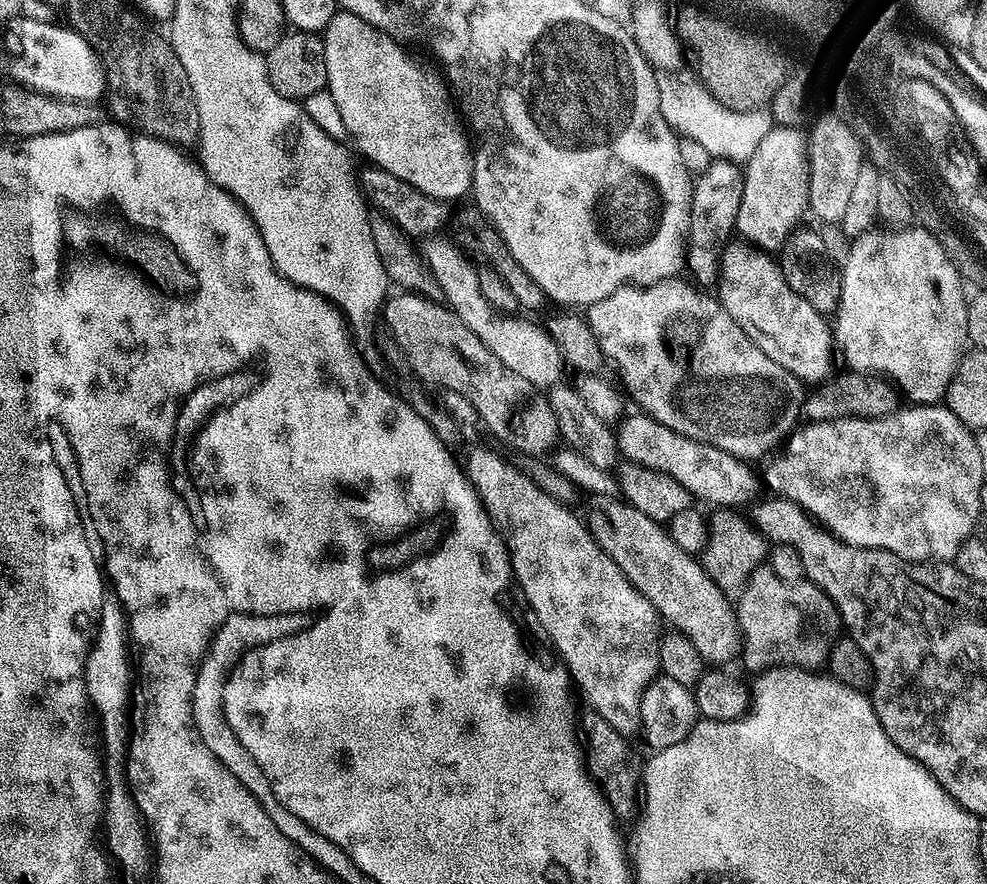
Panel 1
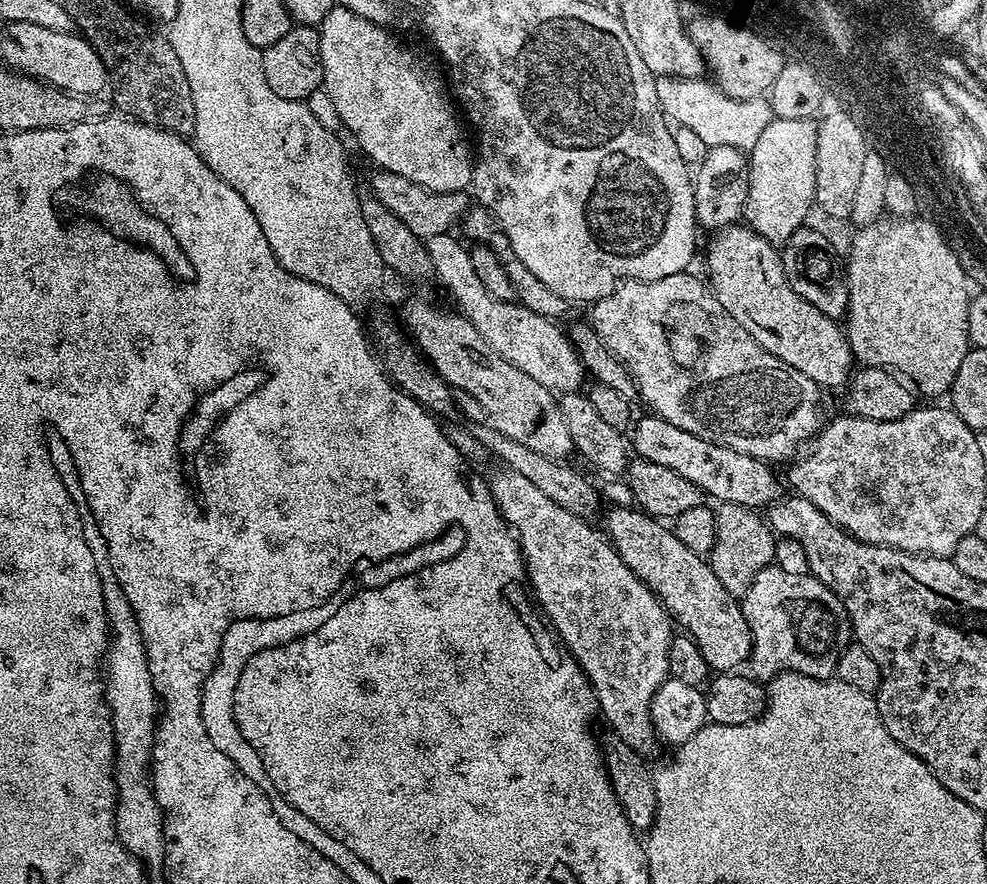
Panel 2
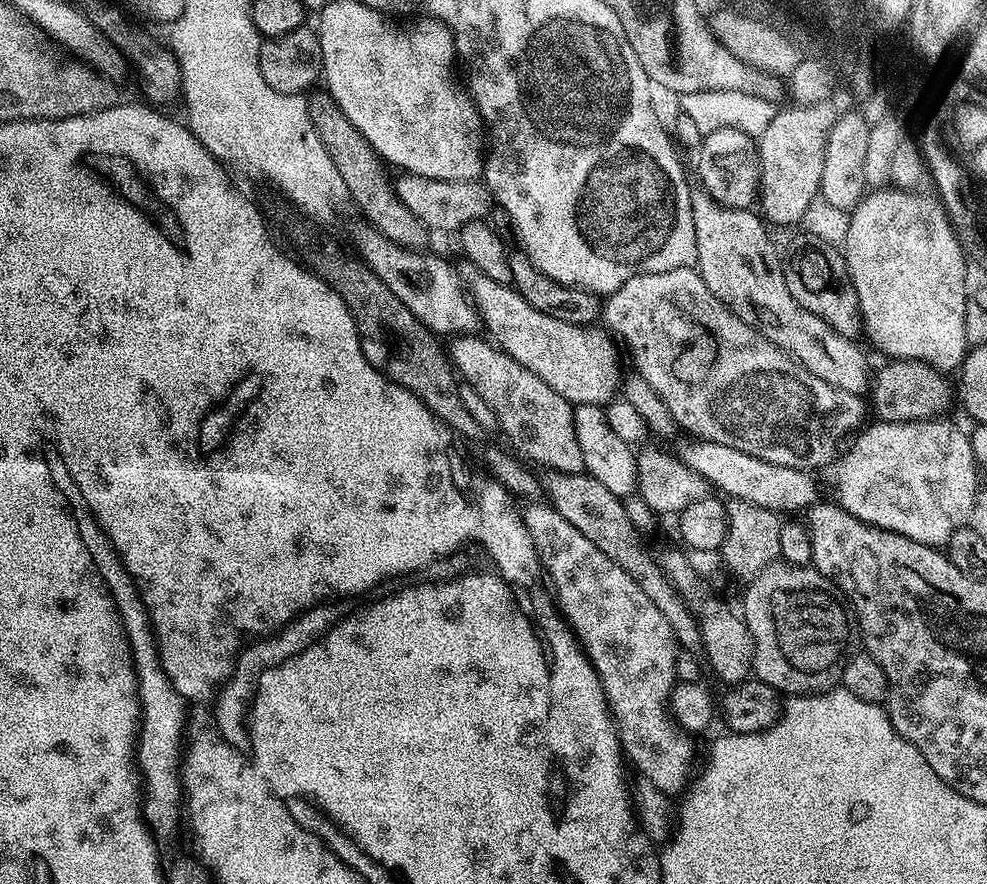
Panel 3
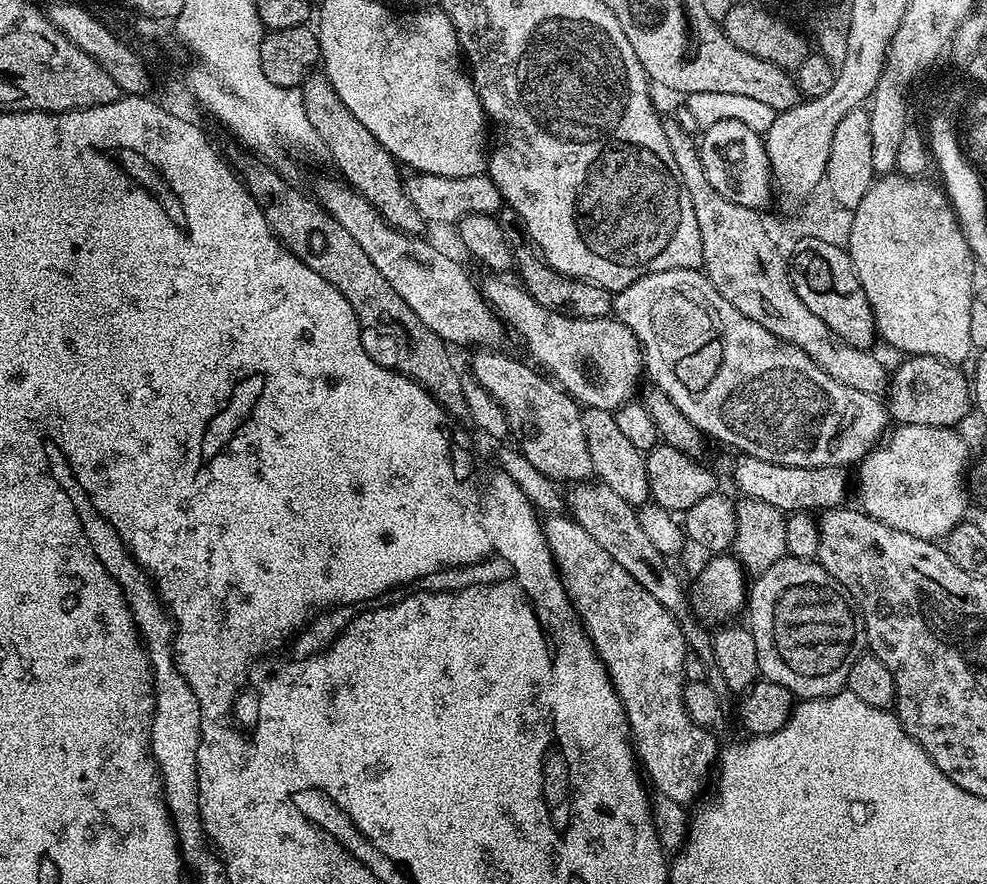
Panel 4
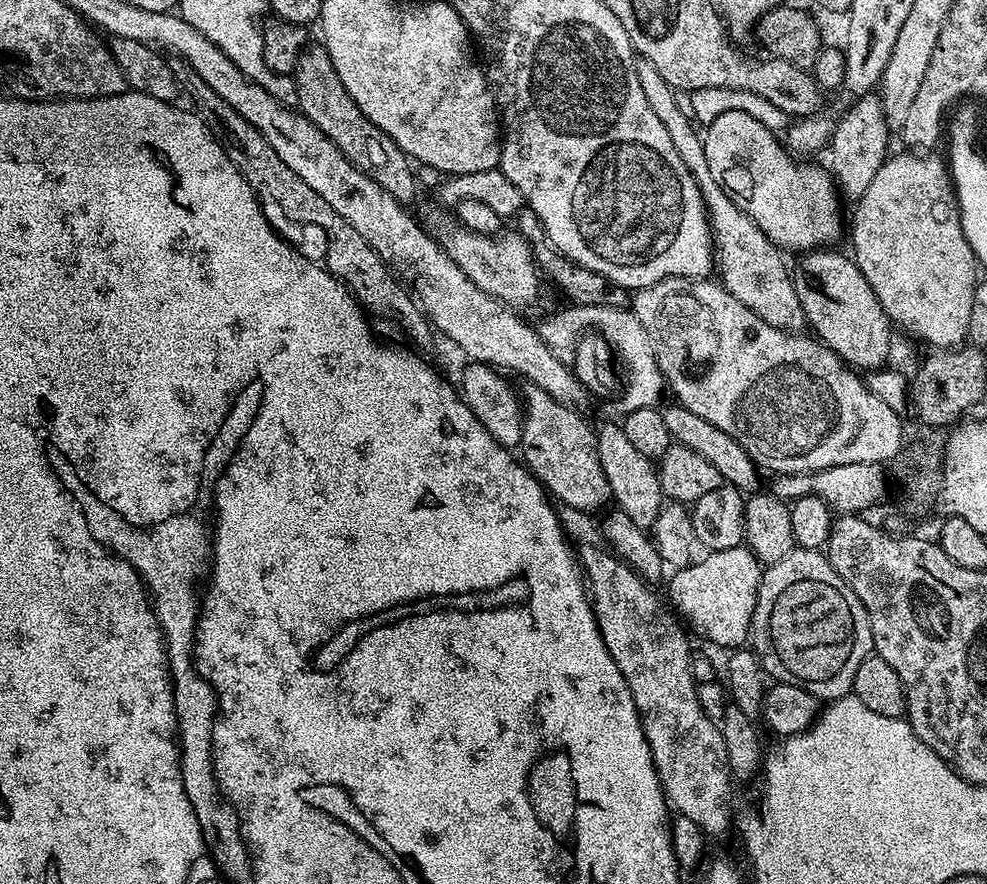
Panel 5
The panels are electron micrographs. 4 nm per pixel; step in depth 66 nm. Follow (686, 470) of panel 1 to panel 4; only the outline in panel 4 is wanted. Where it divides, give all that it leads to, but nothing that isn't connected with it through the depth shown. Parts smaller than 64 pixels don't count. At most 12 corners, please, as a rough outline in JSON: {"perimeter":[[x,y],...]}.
{"perimeter":[[743,454],[743,495],[783,512],[838,508],[850,496],[840,466],[782,466]]}

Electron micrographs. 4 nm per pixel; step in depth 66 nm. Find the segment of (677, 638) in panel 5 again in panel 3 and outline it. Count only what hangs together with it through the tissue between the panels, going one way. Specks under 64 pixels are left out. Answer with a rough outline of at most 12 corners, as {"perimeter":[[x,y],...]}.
{"perimeter":[[551,504],[523,509],[620,751],[658,790],[693,775],[670,715],[662,610]]}

